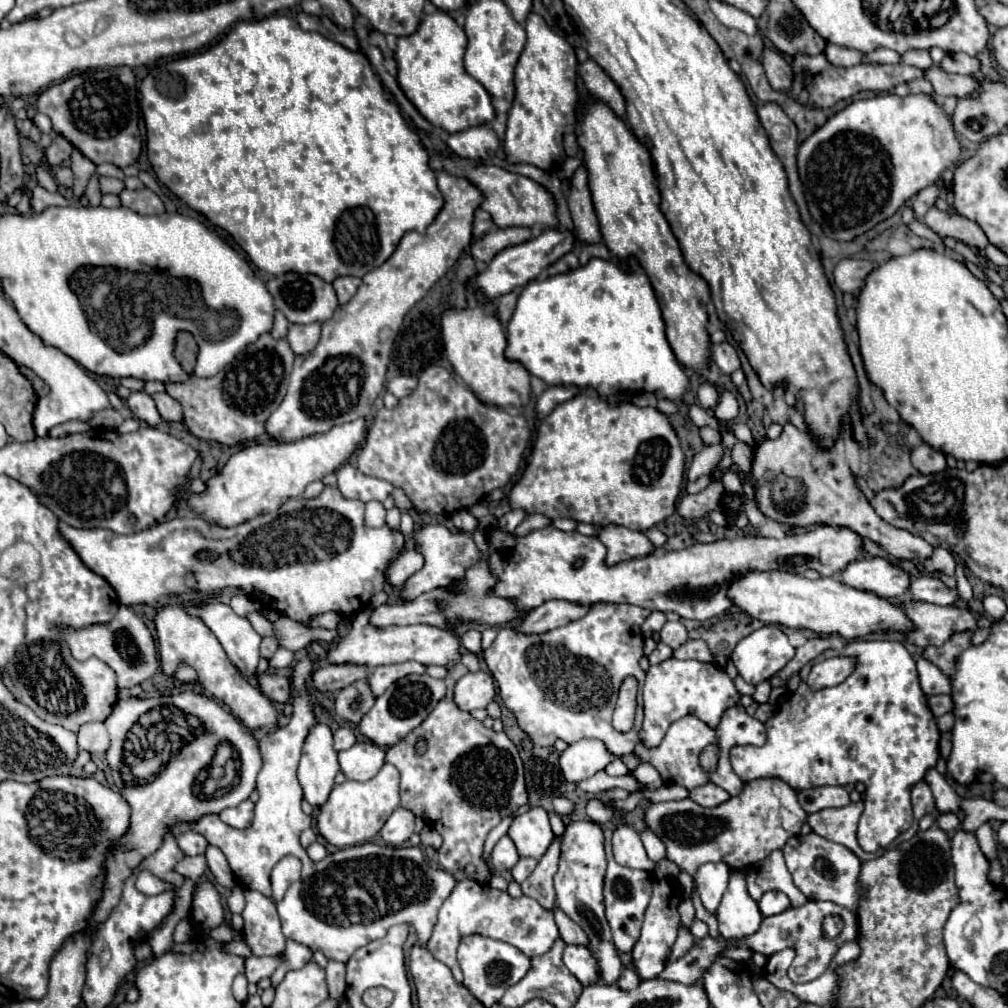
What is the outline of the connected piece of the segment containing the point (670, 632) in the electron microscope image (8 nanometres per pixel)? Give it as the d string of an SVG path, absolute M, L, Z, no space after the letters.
M675 620L675 622L667 622L661 630L661 642L671 646L673 650L677 650L681 644L685 644L689 640L689 634L685 630L685 626L681 624L681 620Z

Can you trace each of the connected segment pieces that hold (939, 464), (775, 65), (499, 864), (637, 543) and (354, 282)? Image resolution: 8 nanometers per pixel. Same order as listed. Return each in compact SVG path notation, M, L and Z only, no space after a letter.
M919 444L911 450L911 464L921 472L921 474L935 474L947 468L945 456L941 452L935 452L927 444Z
M773 48L763 50L763 66L767 72L767 78L777 92L789 92L793 84L793 68L791 64Z
M503 836L493 852L491 852L491 866L497 874L505 872L505 870L511 870L515 864L519 862L519 854L517 854L517 848L513 846L513 840L509 836Z
M605 526L599 532L599 540L607 546L607 564L613 566L623 560L649 556L655 552L655 546L643 532L633 532L623 526Z
M341 276L333 282L333 288L337 292L337 298L339 298L339 304L345 304L353 298L353 294L357 292L357 288L361 286L361 278L355 278L355 276Z

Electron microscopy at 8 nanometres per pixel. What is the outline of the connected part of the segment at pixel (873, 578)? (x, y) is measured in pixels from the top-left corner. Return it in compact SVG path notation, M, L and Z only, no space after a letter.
M885 558L853 560L839 574L841 582L855 590L869 590L889 600L901 600L909 592L909 574Z

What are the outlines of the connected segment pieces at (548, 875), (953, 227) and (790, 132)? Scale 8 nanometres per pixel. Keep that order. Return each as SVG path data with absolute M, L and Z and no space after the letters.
M555 836L553 844L549 846L547 854L539 860L533 874L521 884L521 890L525 896L535 898L543 908L553 910L555 908L555 888L553 888L553 876L557 872L557 860L561 852L561 836Z
M935 206L929 208L929 212L925 214L925 224L935 230L941 238L945 236L951 236L955 240L961 240L965 242L967 246L971 248L977 248L977 250L985 250L989 240L985 238L985 232L981 230L981 226L977 226L977 222L973 220L967 220L959 214L949 214L949 212L941 212L937 210Z
M763 104L757 108L757 116L769 136L771 148L777 154L777 158L783 162L787 178L789 178L789 190L801 210L801 218L805 224L811 222L811 216L807 212L807 204L803 198L803 188L799 182L797 174L797 164L795 164L795 154L797 154L797 128L789 120L789 116L777 106L777 104Z

